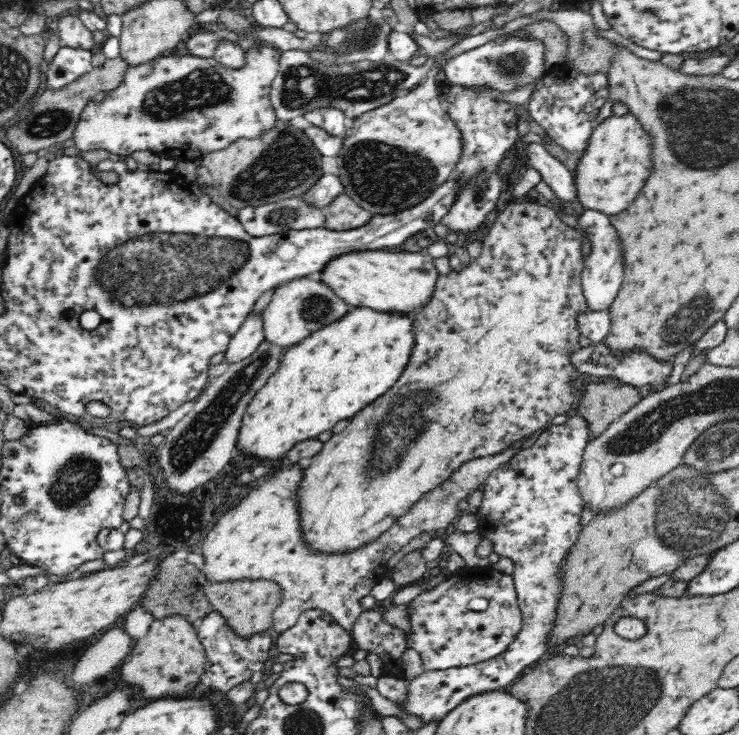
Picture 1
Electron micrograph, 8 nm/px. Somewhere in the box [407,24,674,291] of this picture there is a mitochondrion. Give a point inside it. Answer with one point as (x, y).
(509, 68)

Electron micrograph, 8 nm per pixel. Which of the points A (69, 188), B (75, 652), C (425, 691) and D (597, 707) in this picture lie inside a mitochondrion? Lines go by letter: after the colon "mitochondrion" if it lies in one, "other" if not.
A: other
B: other
C: mitochondrion
D: mitochondrion

